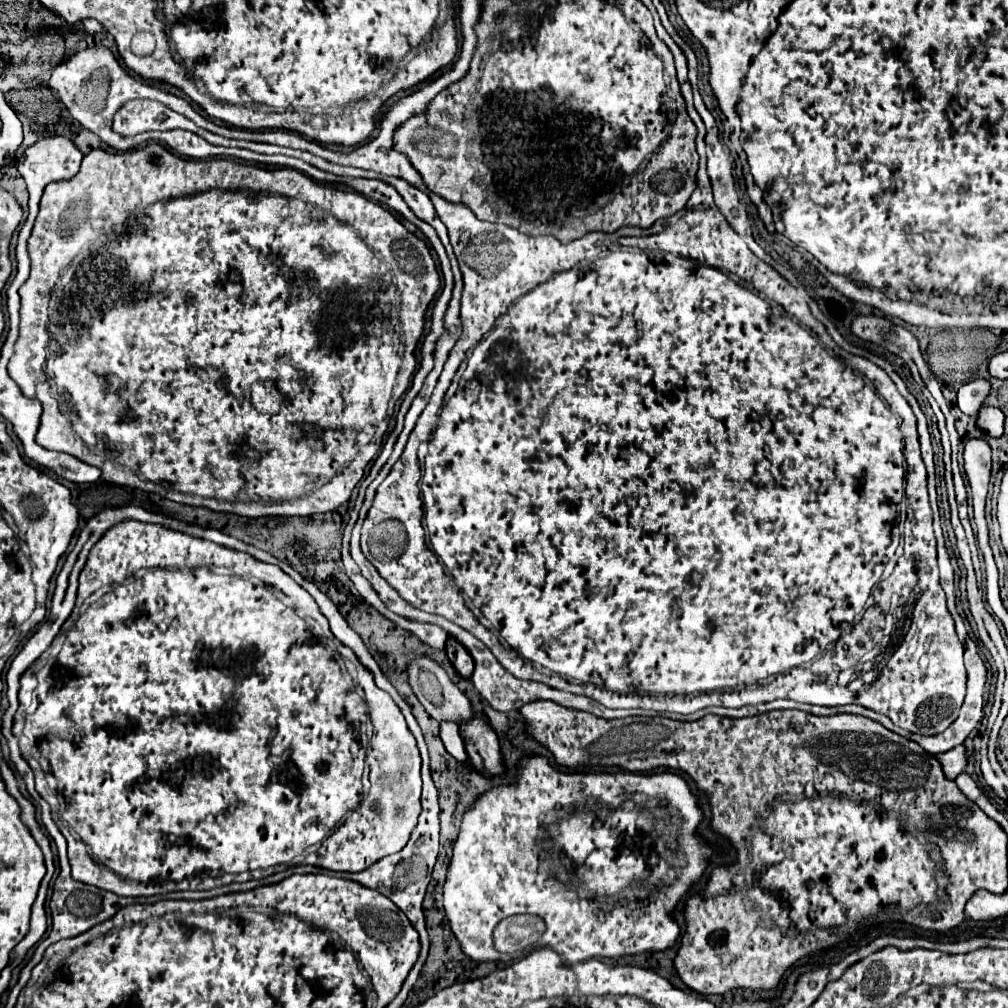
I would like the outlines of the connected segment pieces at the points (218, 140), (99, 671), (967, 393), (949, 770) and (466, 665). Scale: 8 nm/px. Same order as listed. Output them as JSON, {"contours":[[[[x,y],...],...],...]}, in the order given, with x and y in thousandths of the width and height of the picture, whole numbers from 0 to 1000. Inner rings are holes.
{"contours":[[[[131,99],[125,101],[113,115],[111,129],[121,133],[121,135],[131,135],[139,133],[145,129],[171,129],[171,127],[183,127],[188,129],[200,137],[206,137],[208,143],[216,145],[236,145],[236,147],[246,147],[252,145],[251,140],[228,139],[222,135],[214,135],[198,125],[194,125],[190,119],[175,113],[173,109],[167,109],[161,101],[151,101],[151,99]]],[[[129,516],[129,518],[119,518],[119,520],[115,520],[115,522],[109,522],[109,524],[107,524],[107,526],[105,526],[105,528],[103,528],[103,530],[101,530],[101,534],[99,534],[99,536],[97,536],[97,538],[95,538],[95,540],[93,540],[93,542],[91,542],[91,546],[89,546],[89,550],[87,550],[87,556],[85,556],[85,560],[83,560],[83,563],[81,563],[81,567],[79,567],[79,573],[77,573],[77,577],[79,577],[79,583],[77,583],[77,593],[75,593],[75,595],[77,595],[77,599],[75,599],[75,601],[79,601],[79,599],[81,599],[81,597],[83,597],[83,595],[85,595],[85,593],[87,593],[87,591],[89,591],[89,589],[93,589],[93,587],[95,587],[95,585],[97,585],[97,583],[101,583],[101,581],[111,581],[111,585],[109,585],[109,587],[107,587],[107,589],[103,589],[103,591],[101,591],[101,593],[99,593],[99,595],[95,595],[95,597],[93,597],[93,599],[89,599],[89,603],[87,603],[87,605],[85,605],[85,607],[83,607],[83,609],[79,609],[79,613],[77,613],[77,615],[75,615],[75,617],[73,617],[73,621],[71,621],[71,623],[69,623],[69,625],[67,625],[67,629],[65,629],[65,637],[63,637],[63,641],[62,641],[62,645],[60,645],[60,649],[58,649],[58,653],[56,653],[56,655],[52,655],[52,657],[48,657],[48,659],[46,659],[46,661],[44,661],[44,663],[42,663],[42,665],[38,665],[38,667],[36,667],[36,673],[38,673],[38,681],[36,681],[36,683],[34,683],[34,685],[33,685],[33,687],[32,687],[32,692],[31,692],[31,693],[30,693],[30,694],[25,694],[25,693],[22,693],[22,691],[21,691],[21,690],[18,690],[18,694],[19,694],[19,701],[18,701],[18,704],[17,704],[17,706],[16,706],[16,709],[15,709],[15,711],[14,711],[14,714],[13,714],[13,721],[12,721],[12,726],[13,726],[13,728],[14,728],[14,729],[15,729],[15,730],[17,730],[17,731],[19,731],[19,730],[21,730],[21,729],[22,729],[22,739],[19,739],[19,740],[20,740],[20,743],[21,743],[21,746],[22,746],[22,749],[23,749],[23,750],[24,750],[24,751],[25,751],[25,752],[26,752],[26,753],[27,753],[27,754],[28,754],[28,756],[29,756],[29,759],[30,759],[30,760],[34,760],[34,764],[36,764],[36,768],[34,768],[34,770],[36,770],[36,784],[38,784],[38,788],[40,788],[40,790],[42,790],[42,792],[44,792],[44,794],[46,794],[46,796],[48,796],[48,798],[50,798],[50,802],[52,802],[52,813],[54,813],[54,815],[56,815],[56,819],[58,819],[58,821],[60,821],[60,824],[61,824],[61,826],[62,826],[62,827],[63,827],[63,829],[63,829],[63,830],[64,830],[64,832],[65,832],[65,834],[66,834],[66,845],[67,845],[67,851],[69,851],[69,859],[71,859],[71,871],[75,871],[75,873],[79,873],[79,875],[83,875],[83,877],[91,877],[91,879],[95,879],[95,881],[103,881],[103,883],[109,883],[109,885],[113,885],[113,887],[117,887],[117,889],[143,889],[143,890],[147,890],[147,889],[151,889],[151,888],[156,888],[156,887],[163,887],[163,886],[167,886],[167,885],[171,885],[171,884],[183,884],[183,883],[208,883],[208,881],[212,881],[212,879],[222,879],[222,878],[225,878],[225,877],[228,877],[228,876],[230,876],[230,875],[238,875],[238,876],[239,876],[239,875],[244,875],[244,874],[247,874],[247,873],[251,873],[251,872],[254,872],[254,873],[255,873],[255,872],[260,872],[260,871],[263,871],[263,870],[265,870],[265,869],[268,869],[268,868],[270,868],[270,867],[272,867],[272,866],[275,866],[275,865],[278,865],[278,864],[281,864],[281,863],[283,863],[283,862],[285,862],[285,861],[286,861],[286,860],[287,860],[287,858],[286,858],[286,857],[292,857],[292,855],[293,855],[293,857],[295,857],[295,856],[298,856],[298,857],[303,857],[303,858],[311,858],[311,859],[317,859],[317,861],[321,861],[321,863],[331,863],[331,865],[359,865],[359,863],[363,863],[363,861],[365,861],[365,859],[369,859],[369,857],[371,857],[371,855],[375,855],[375,853],[377,853],[377,851],[381,851],[381,849],[387,849],[387,847],[393,847],[393,845],[397,845],[397,843],[399,843],[399,841],[401,841],[401,839],[403,839],[403,835],[405,835],[405,831],[407,831],[407,827],[409,827],[409,823],[411,823],[411,821],[413,821],[413,817],[415,817],[415,810],[417,810],[417,806],[419,806],[419,800],[417,800],[417,786],[419,786],[419,774],[417,774],[417,760],[419,760],[419,752],[417,752],[417,748],[415,748],[415,742],[413,742],[413,732],[411,732],[411,730],[409,730],[409,726],[407,726],[407,724],[405,724],[405,720],[403,720],[403,714],[401,714],[401,710],[399,710],[399,706],[397,706],[397,702],[395,702],[395,700],[393,700],[393,696],[391,696],[391,694],[389,694],[389,692],[387,692],[387,688],[383,688],[383,687],[381,687],[381,685],[377,685],[377,683],[375,683],[375,681],[373,681],[373,677],[371,677],[371,673],[369,673],[369,667],[367,667],[367,665],[365,665],[365,663],[363,663],[363,661],[359,661],[359,659],[357,659],[357,657],[356,657],[356,656],[355,656],[355,654],[354,654],[354,652],[353,652],[353,650],[352,650],[352,649],[351,649],[351,647],[350,647],[350,646],[349,646],[349,645],[348,645],[348,644],[347,644],[347,643],[345,643],[345,642],[343,642],[343,641],[341,641],[341,640],[340,640],[340,639],[338,639],[338,638],[337,638],[337,637],[336,637],[336,635],[334,635],[334,634],[333,634],[333,633],[331,633],[331,631],[330,631],[330,629],[329,629],[329,628],[328,628],[328,626],[327,626],[327,623],[326,623],[326,617],[325,617],[325,615],[324,615],[324,614],[323,614],[323,612],[322,612],[322,611],[321,611],[321,610],[320,610],[320,609],[319,609],[319,608],[318,608],[318,607],[317,607],[317,605],[316,605],[316,602],[315,602],[315,601],[313,601],[313,597],[312,597],[312,595],[310,595],[310,591],[308,591],[308,589],[306,589],[306,587],[304,587],[304,585],[302,585],[302,583],[300,583],[300,581],[298,581],[298,579],[294,579],[294,577],[292,577],[292,575],[290,575],[290,573],[286,573],[286,569],[282,569],[282,567],[280,567],[280,565],[278,565],[278,563],[276,563],[276,562],[270,562],[270,560],[264,560],[264,558],[258,558],[258,556],[256,556],[256,554],[250,554],[250,552],[248,552],[248,550],[242,550],[242,548],[236,548],[236,546],[230,546],[230,544],[224,544],[224,542],[218,542],[218,540],[212,540],[212,538],[208,538],[208,536],[200,536],[200,534],[194,534],[194,532],[188,532],[188,530],[183,530],[183,528],[175,528],[175,526],[171,526],[171,524],[165,524],[165,522],[159,522],[159,520],[147,520],[147,518],[135,518],[135,516]],[[365,718],[368,718],[368,719],[369,719],[369,720],[371,720],[371,726],[369,726],[369,734],[365,734],[365,730],[363,730],[363,724],[365,724]],[[365,741],[367,741],[367,742],[368,742],[368,744],[367,744],[367,752],[363,752],[363,742],[365,742]],[[48,780],[52,780],[52,784],[56,784],[56,788],[58,788],[58,790],[62,790],[62,792],[63,792],[63,794],[65,794],[65,796],[62,796],[62,800],[60,800],[60,796],[58,796],[58,792],[56,792],[56,790],[54,790],[54,786],[52,786],[52,784],[50,784],[50,782],[48,782]]],[[[964,377],[960,381],[956,381],[950,387],[950,405],[958,411],[958,413],[968,413],[972,409],[972,405],[976,403],[976,397],[982,391],[982,379],[980,377]]],[[[946,740],[944,744],[940,744],[937,748],[929,748],[929,754],[935,758],[935,764],[937,764],[938,772],[946,774],[958,760],[956,740]]],[[[444,633],[442,637],[442,649],[446,653],[446,657],[452,661],[452,665],[460,671],[460,673],[466,673],[468,671],[468,665],[470,665],[470,655],[466,651],[466,647],[452,635],[452,633]]]]}

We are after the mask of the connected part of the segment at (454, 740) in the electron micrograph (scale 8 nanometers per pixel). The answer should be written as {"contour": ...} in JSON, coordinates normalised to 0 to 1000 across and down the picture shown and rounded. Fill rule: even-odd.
{"contour":[[[438,716],[437,718],[437,732],[442,740],[442,744],[454,754],[454,756],[462,756],[464,754],[464,748],[460,744],[460,736],[456,732],[456,726],[454,726],[454,720],[452,716]]]}

